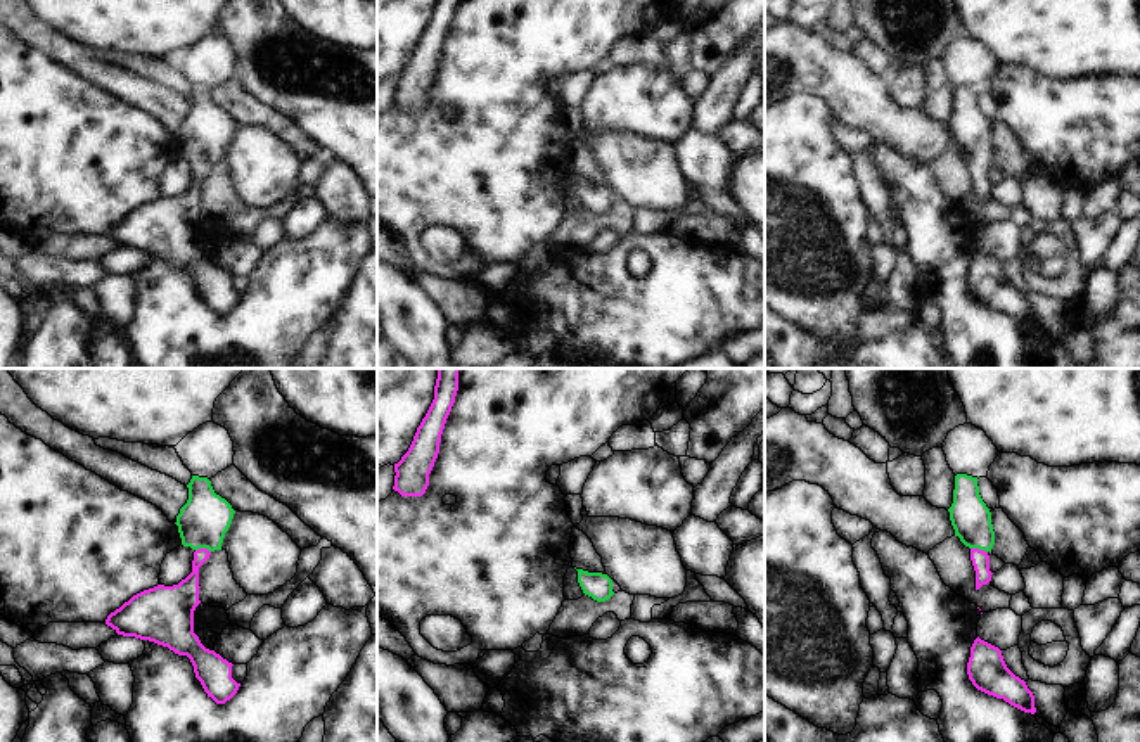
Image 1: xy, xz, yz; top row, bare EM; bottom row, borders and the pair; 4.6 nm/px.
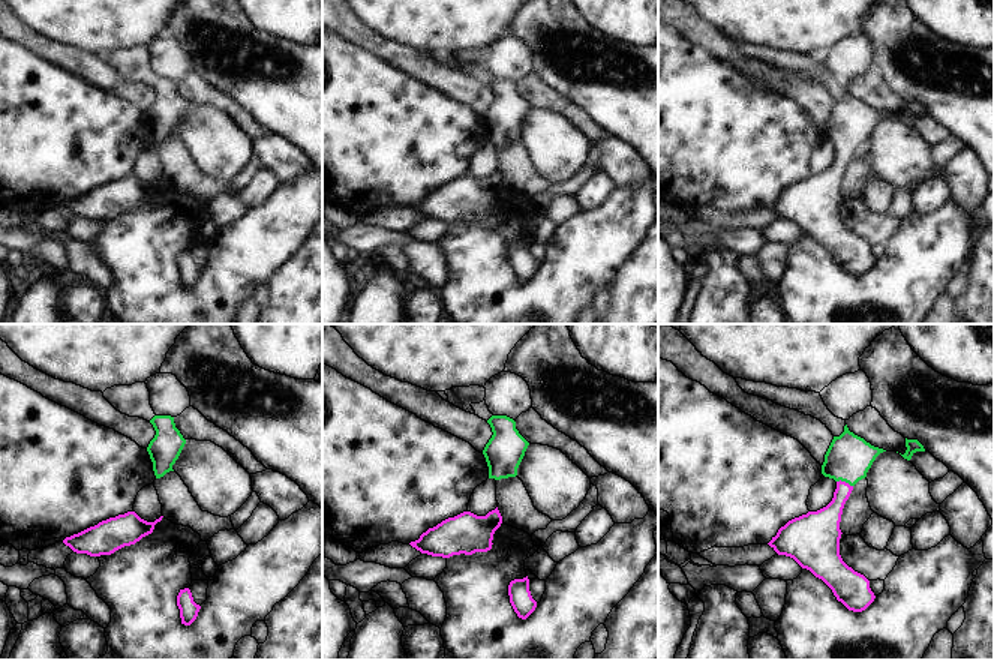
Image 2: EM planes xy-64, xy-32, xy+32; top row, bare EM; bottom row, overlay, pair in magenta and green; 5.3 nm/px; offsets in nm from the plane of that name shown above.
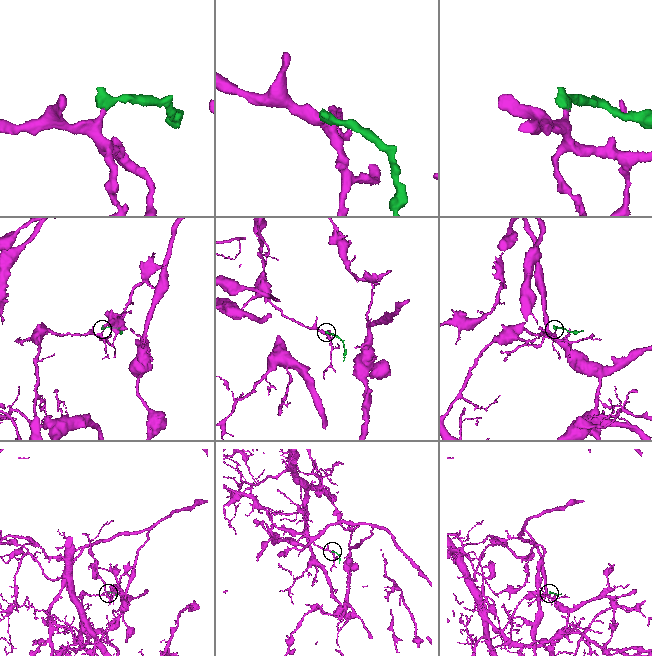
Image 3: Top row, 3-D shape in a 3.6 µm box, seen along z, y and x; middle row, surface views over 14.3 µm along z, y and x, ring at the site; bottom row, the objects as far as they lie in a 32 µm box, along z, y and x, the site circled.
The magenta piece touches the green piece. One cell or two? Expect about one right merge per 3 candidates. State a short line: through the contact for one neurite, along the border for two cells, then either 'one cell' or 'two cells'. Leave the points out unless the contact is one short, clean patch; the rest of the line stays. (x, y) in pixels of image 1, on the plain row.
yz (979, 172), (978, 161), (978, 146), (971, 132) | one cell

